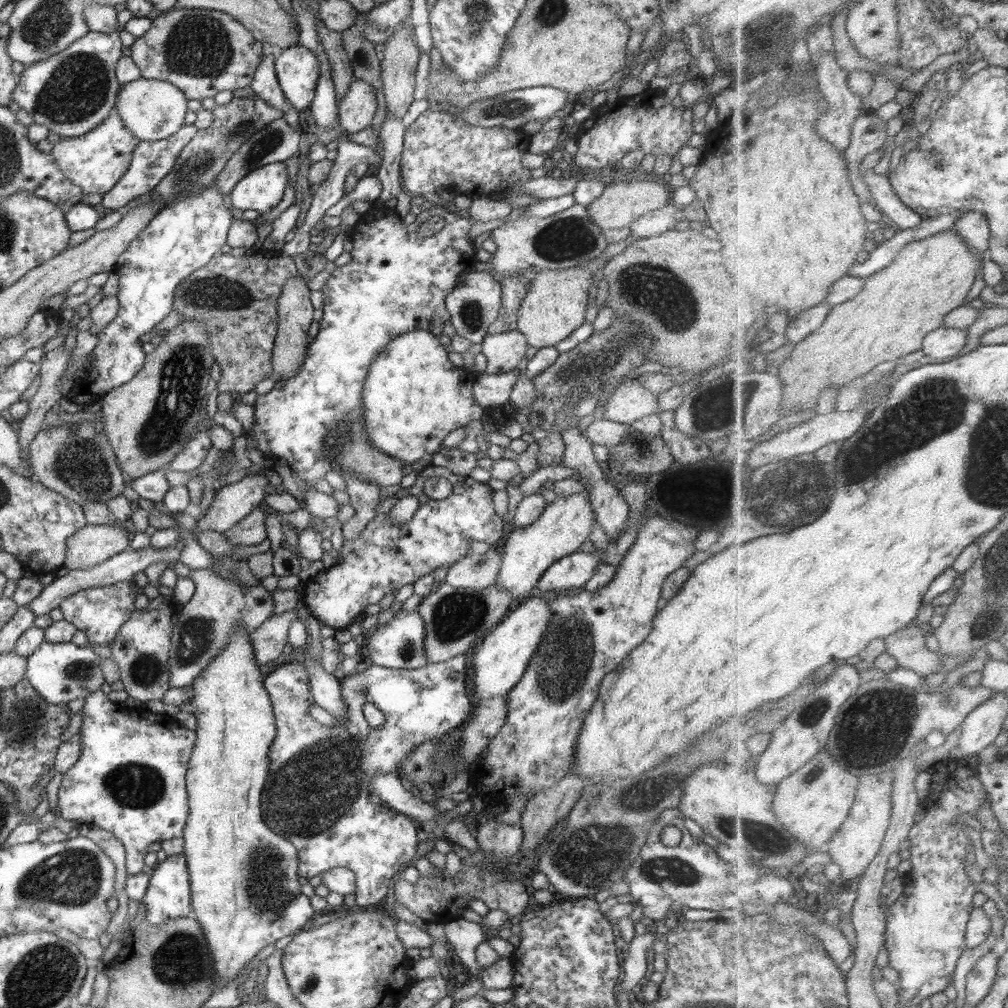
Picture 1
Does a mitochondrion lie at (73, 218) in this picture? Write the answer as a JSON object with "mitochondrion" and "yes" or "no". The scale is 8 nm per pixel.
{"mitochondrion":"no"}

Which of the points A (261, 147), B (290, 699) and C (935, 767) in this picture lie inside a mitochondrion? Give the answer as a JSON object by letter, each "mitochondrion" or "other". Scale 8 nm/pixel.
{"A":"mitochondrion","B":"other","C":"other"}

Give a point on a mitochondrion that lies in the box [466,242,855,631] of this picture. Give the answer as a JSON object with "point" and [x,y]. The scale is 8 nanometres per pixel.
{"point":[801,490]}

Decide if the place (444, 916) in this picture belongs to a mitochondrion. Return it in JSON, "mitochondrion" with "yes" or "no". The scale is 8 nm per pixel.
{"mitochondrion":"no"}

